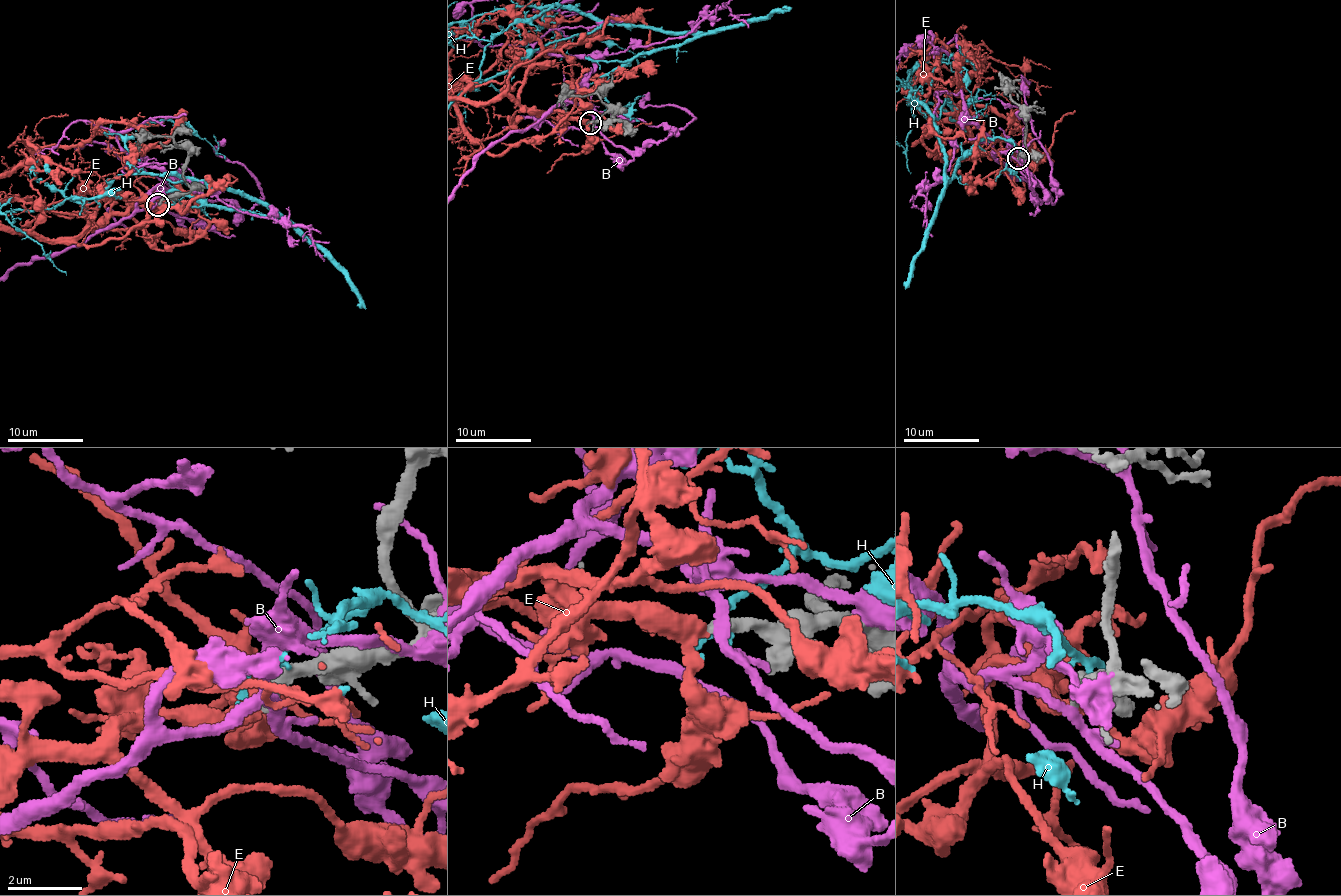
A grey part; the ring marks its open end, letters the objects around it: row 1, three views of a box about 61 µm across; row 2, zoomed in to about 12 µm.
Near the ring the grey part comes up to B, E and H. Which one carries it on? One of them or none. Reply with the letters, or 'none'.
E

